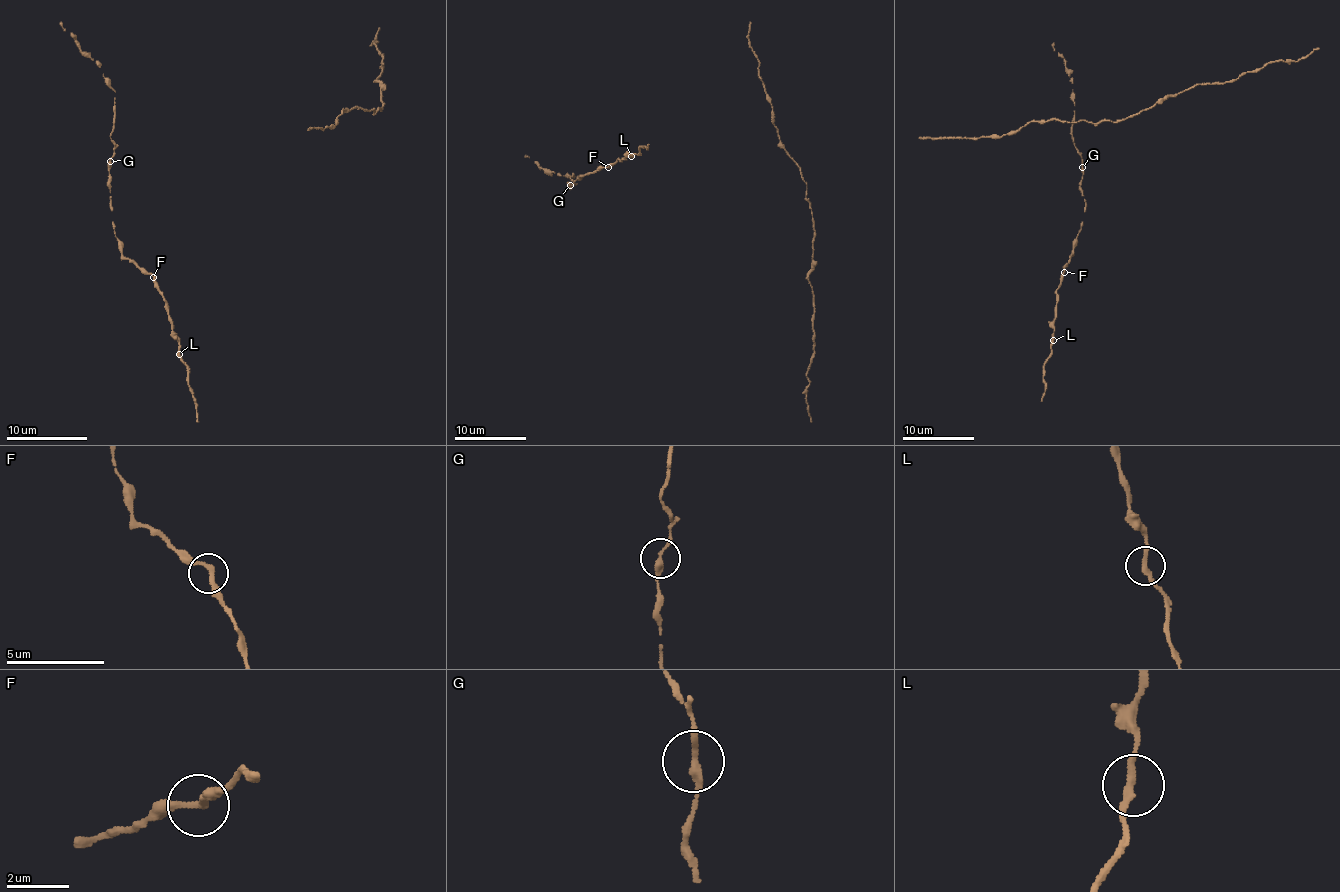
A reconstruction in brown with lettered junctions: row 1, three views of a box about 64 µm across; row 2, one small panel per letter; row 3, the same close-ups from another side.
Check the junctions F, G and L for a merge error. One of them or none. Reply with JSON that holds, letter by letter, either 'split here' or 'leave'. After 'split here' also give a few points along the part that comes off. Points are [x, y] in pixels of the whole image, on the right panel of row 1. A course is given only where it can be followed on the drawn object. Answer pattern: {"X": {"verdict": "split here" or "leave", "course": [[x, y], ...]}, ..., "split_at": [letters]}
{"F": {"verdict": "leave"}, "G": {"verdict": "leave"}, "L": {"verdict": "leave"}, "split_at": []}

